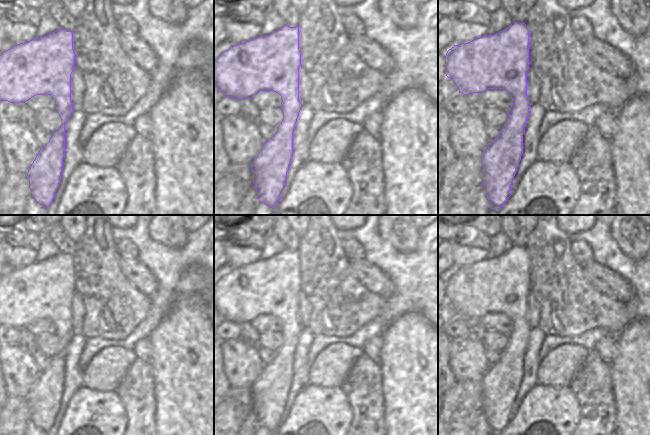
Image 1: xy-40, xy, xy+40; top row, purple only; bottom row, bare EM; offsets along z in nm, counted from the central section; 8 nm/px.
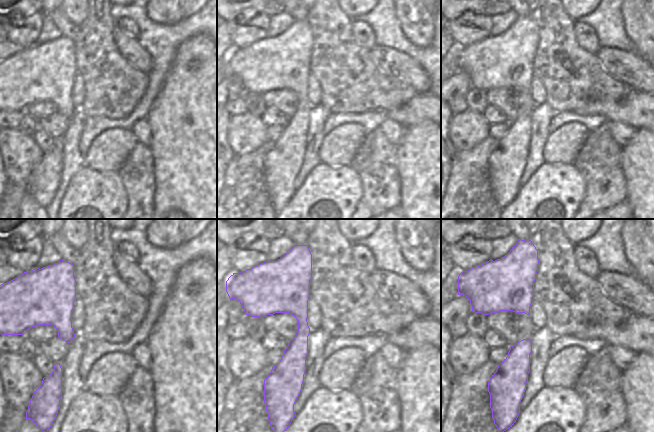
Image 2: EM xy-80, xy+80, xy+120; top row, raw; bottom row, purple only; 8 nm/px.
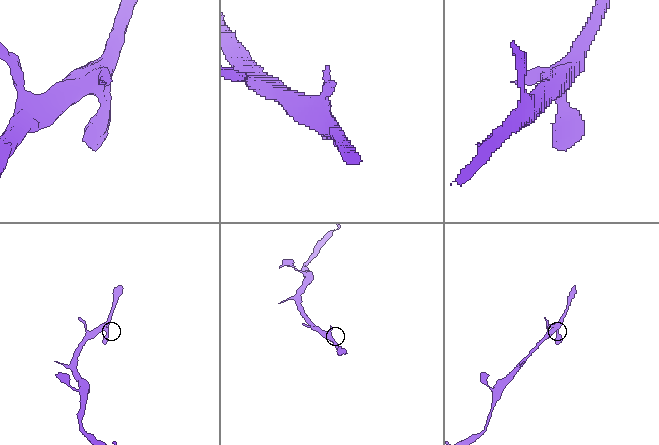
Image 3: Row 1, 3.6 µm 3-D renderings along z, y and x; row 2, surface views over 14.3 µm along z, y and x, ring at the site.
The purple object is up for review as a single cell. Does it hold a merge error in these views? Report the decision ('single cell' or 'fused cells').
single cell

